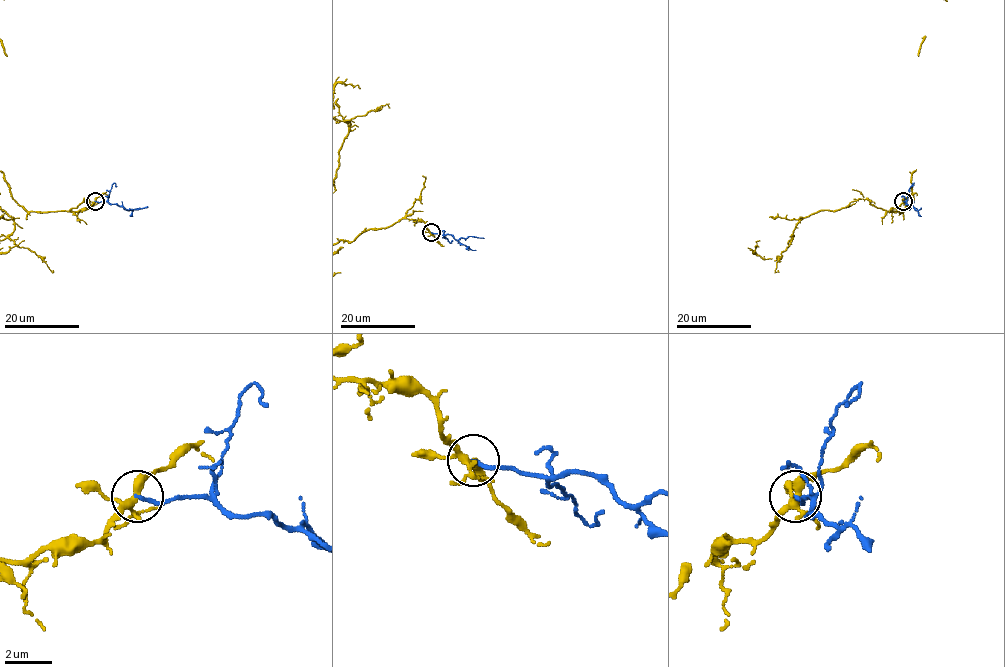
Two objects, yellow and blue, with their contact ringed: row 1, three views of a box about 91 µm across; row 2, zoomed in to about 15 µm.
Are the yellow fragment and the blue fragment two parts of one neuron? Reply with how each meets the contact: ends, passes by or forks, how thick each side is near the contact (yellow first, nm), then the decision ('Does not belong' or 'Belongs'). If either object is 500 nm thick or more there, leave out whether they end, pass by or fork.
At the ring yellow forks. At the ring blue ends. Thickness 280 nm (yellow) against 160 nm. Does not belong

